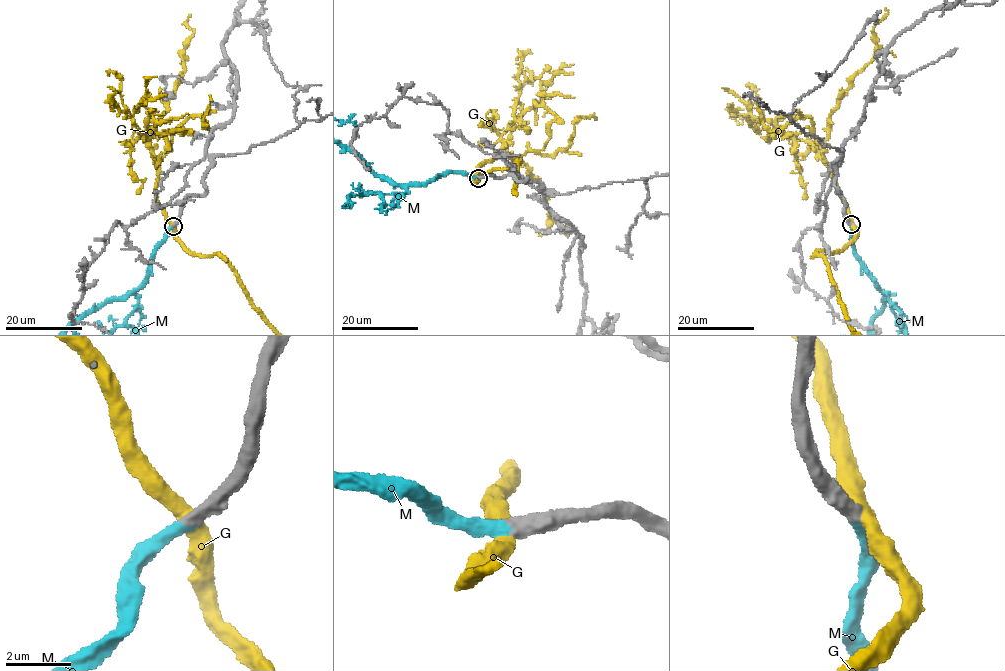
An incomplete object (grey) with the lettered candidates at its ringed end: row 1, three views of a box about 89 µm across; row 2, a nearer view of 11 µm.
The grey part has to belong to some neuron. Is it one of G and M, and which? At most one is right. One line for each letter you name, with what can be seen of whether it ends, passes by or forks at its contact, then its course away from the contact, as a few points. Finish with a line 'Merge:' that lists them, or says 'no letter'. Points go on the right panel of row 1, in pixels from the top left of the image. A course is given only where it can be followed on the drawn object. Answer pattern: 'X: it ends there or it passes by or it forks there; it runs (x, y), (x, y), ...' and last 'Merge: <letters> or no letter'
M: it ends there
Merge: M

